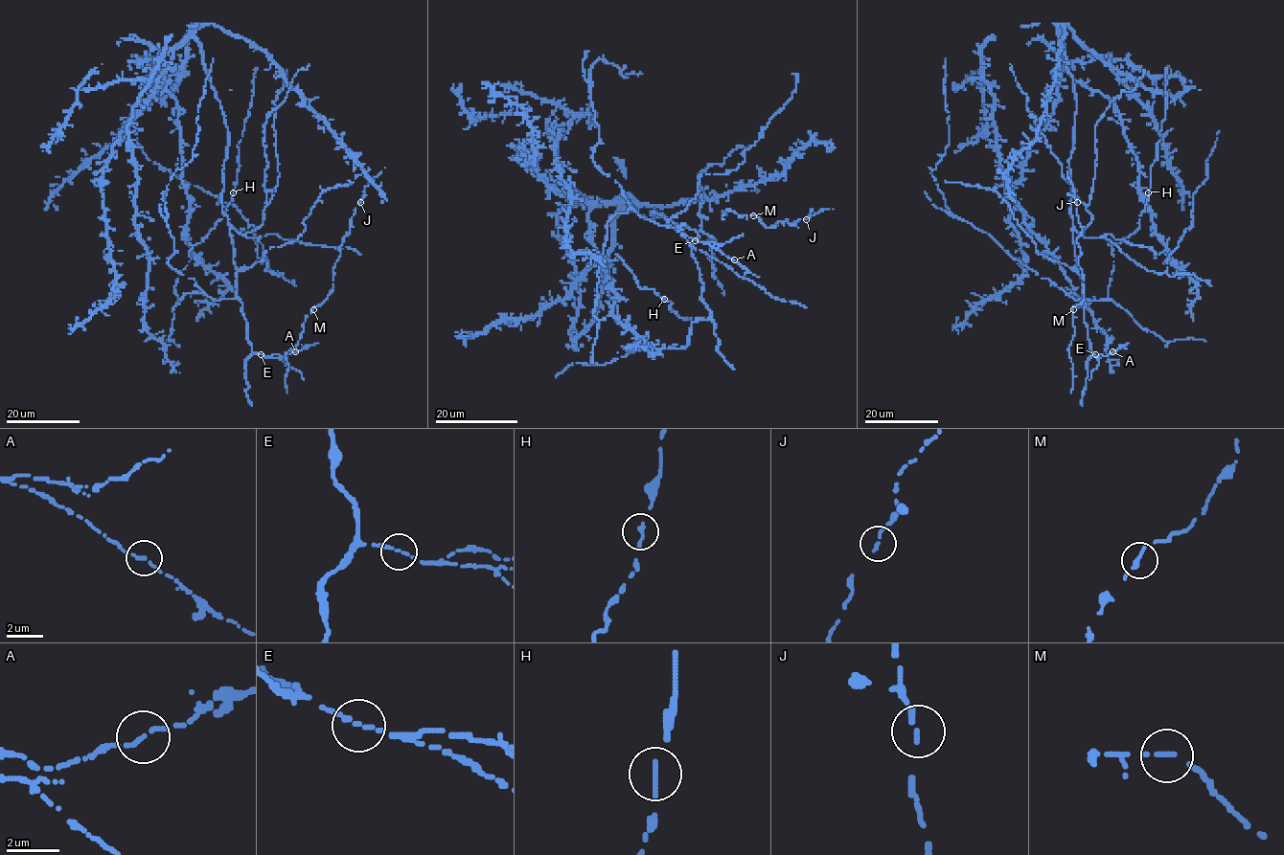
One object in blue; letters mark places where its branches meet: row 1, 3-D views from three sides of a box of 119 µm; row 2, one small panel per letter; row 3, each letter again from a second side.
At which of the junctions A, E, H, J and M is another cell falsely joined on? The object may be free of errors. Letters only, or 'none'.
none

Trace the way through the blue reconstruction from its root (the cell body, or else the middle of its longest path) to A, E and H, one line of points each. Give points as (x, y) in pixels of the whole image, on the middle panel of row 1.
A: (659, 215), (655, 212), (653, 212), (653, 214), (652, 213), (663, 214), (670, 227), (712, 245), (734, 259)
E: (659, 215), (652, 213), (663, 214), (670, 227), (695, 240)
H: (659, 215), (652, 213), (667, 226), (631, 209), (617, 213), (600, 255), (620, 258), (639, 287), (664, 299)

